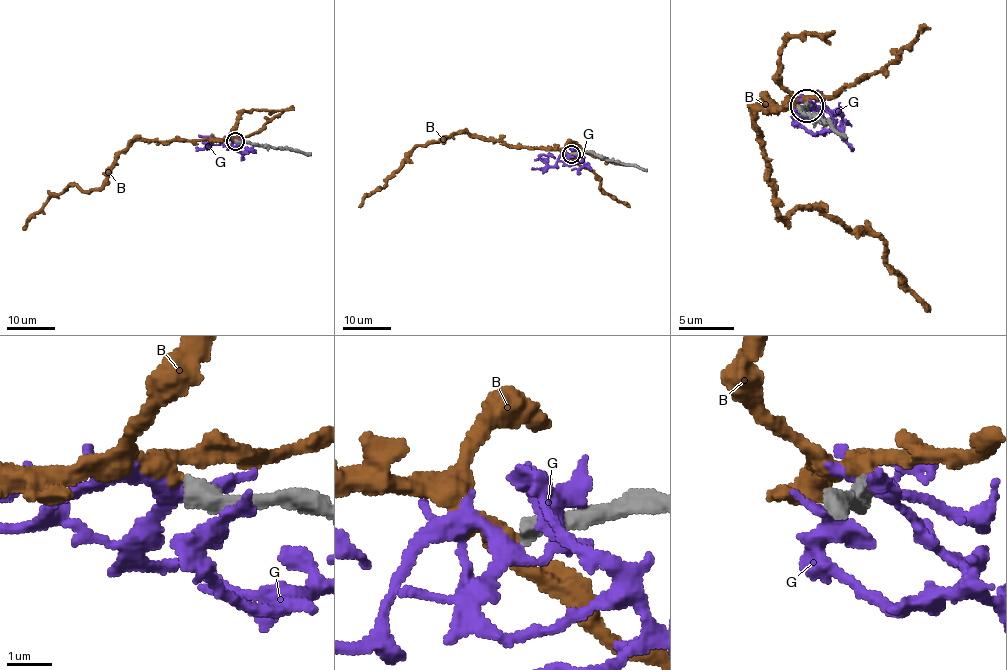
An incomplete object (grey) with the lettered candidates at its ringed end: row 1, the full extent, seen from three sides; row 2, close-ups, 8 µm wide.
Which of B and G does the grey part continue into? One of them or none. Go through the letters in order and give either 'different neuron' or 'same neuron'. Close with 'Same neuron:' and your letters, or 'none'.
B: different neuron
G: different neuron
Same neuron: none

